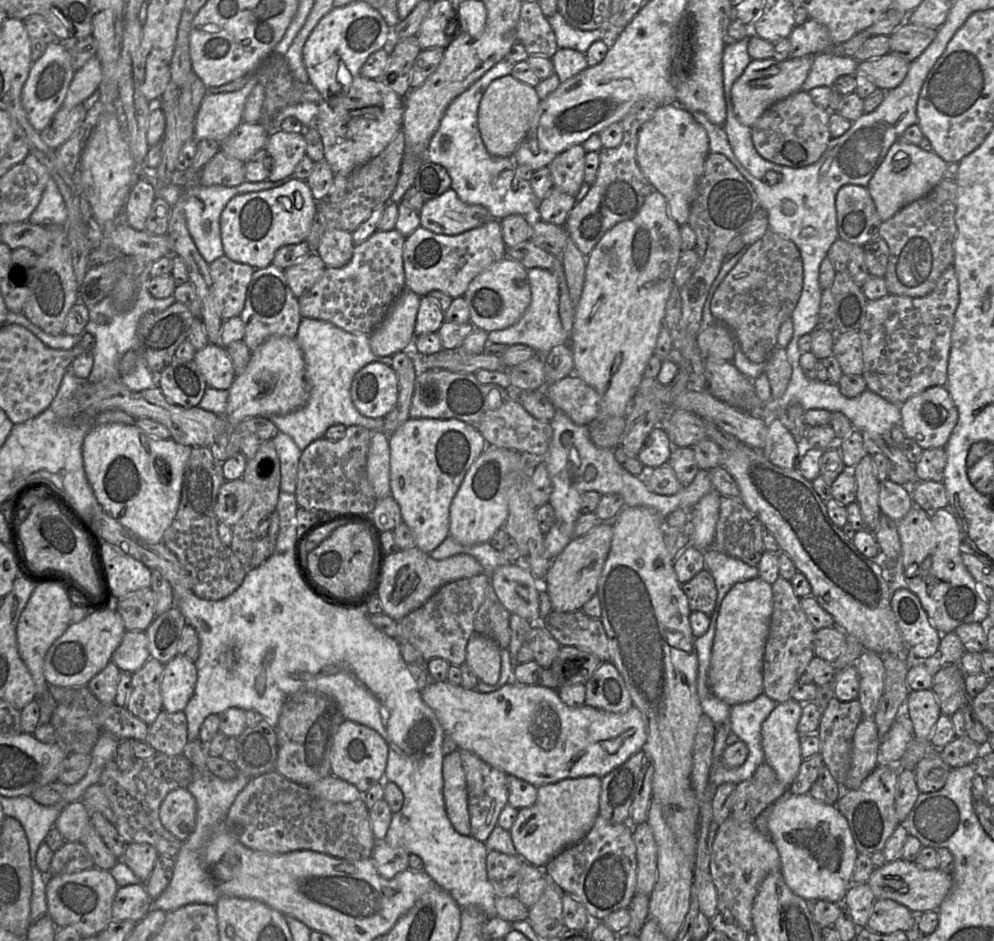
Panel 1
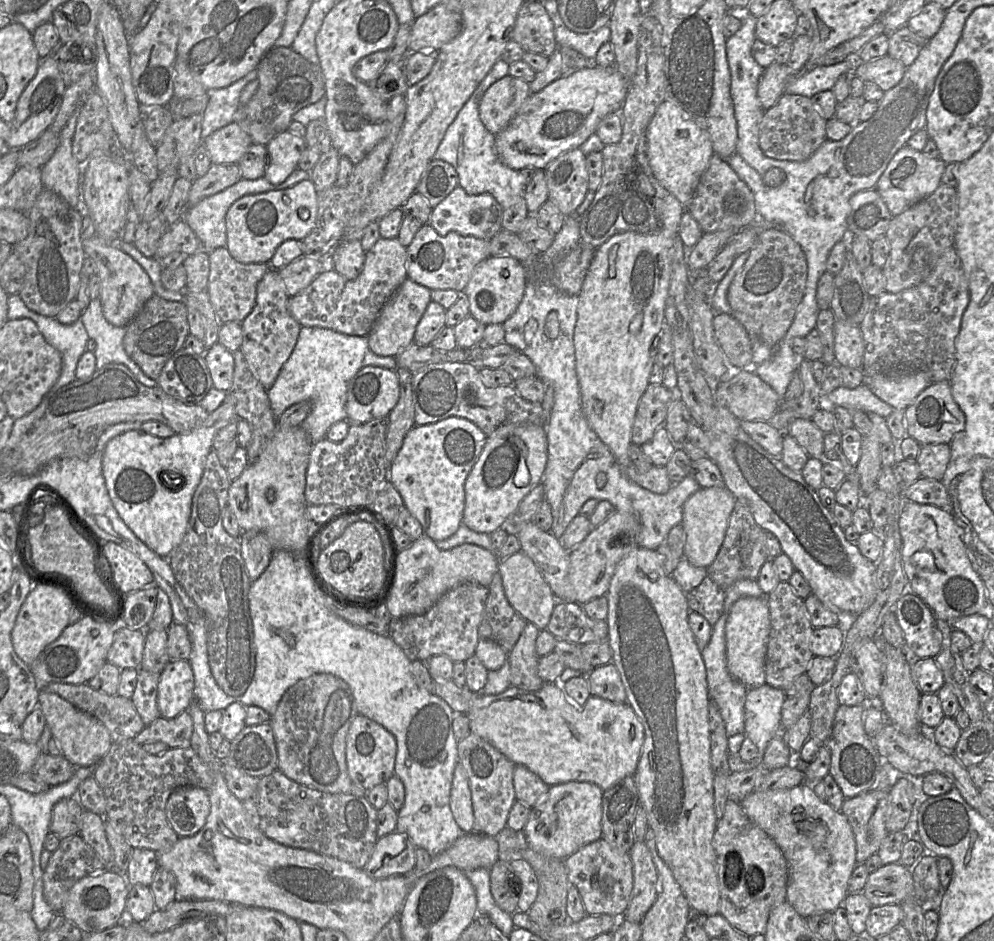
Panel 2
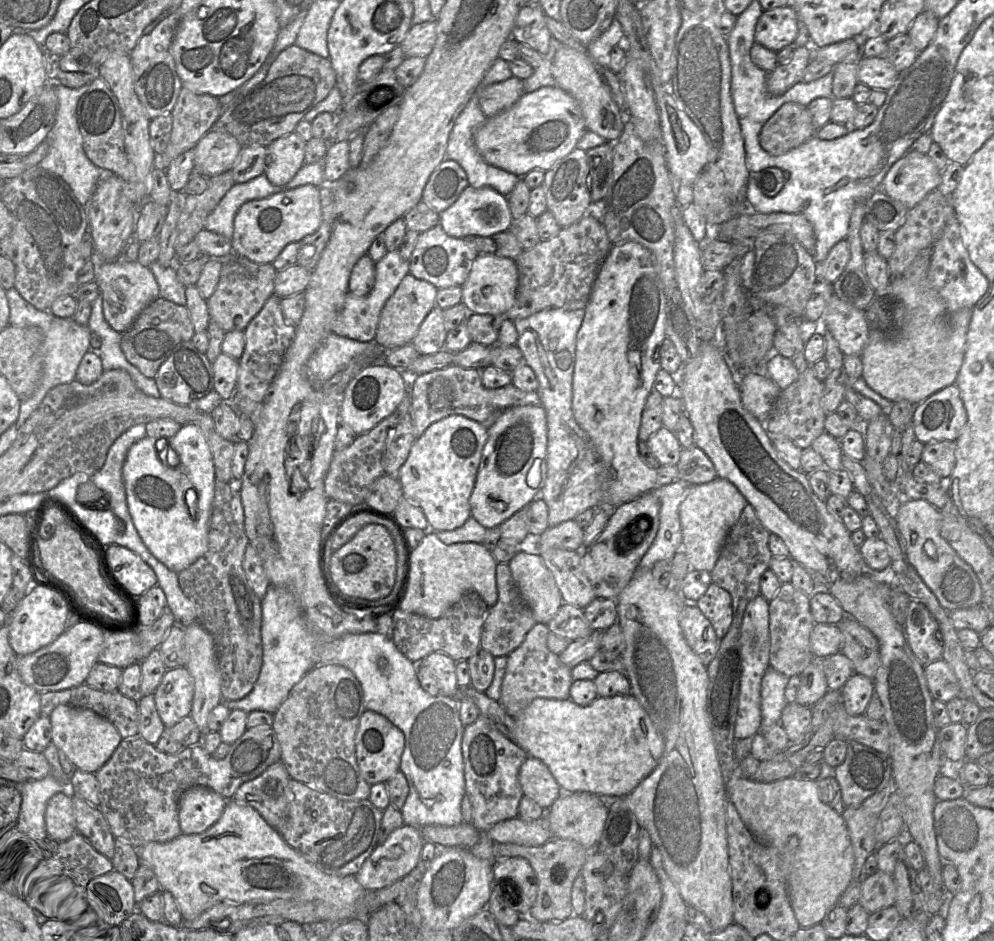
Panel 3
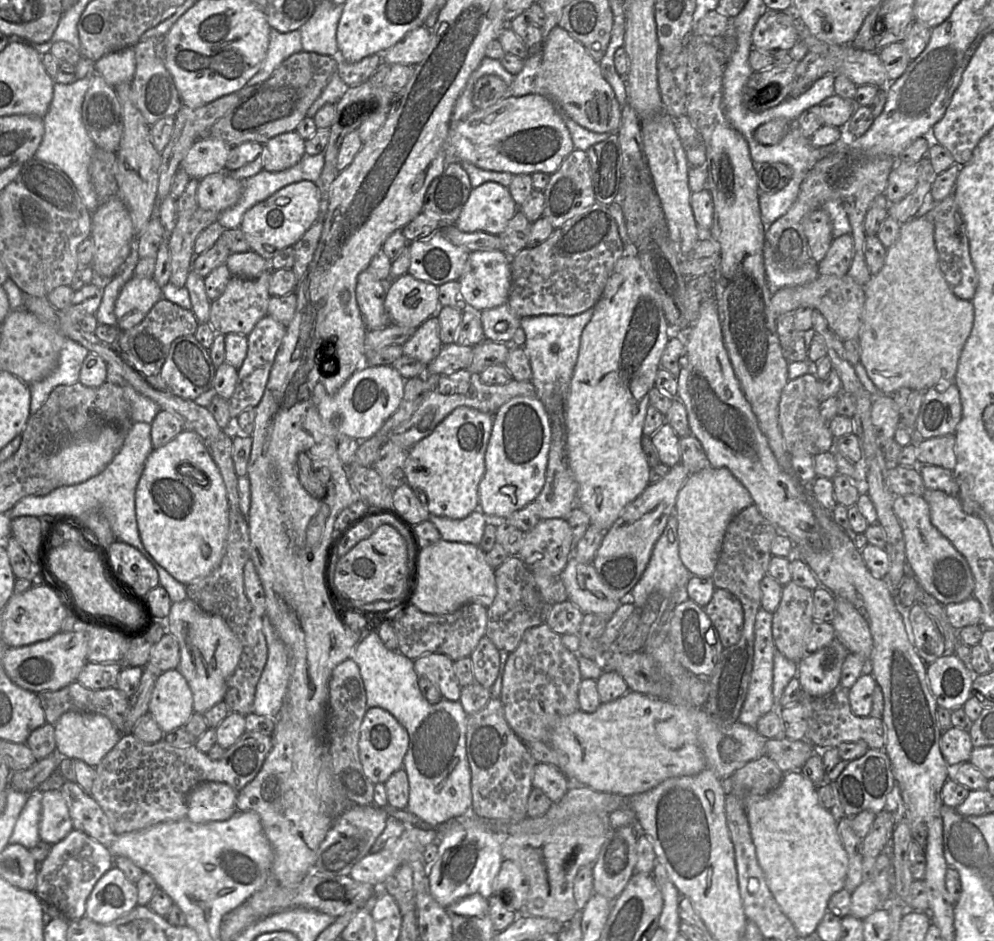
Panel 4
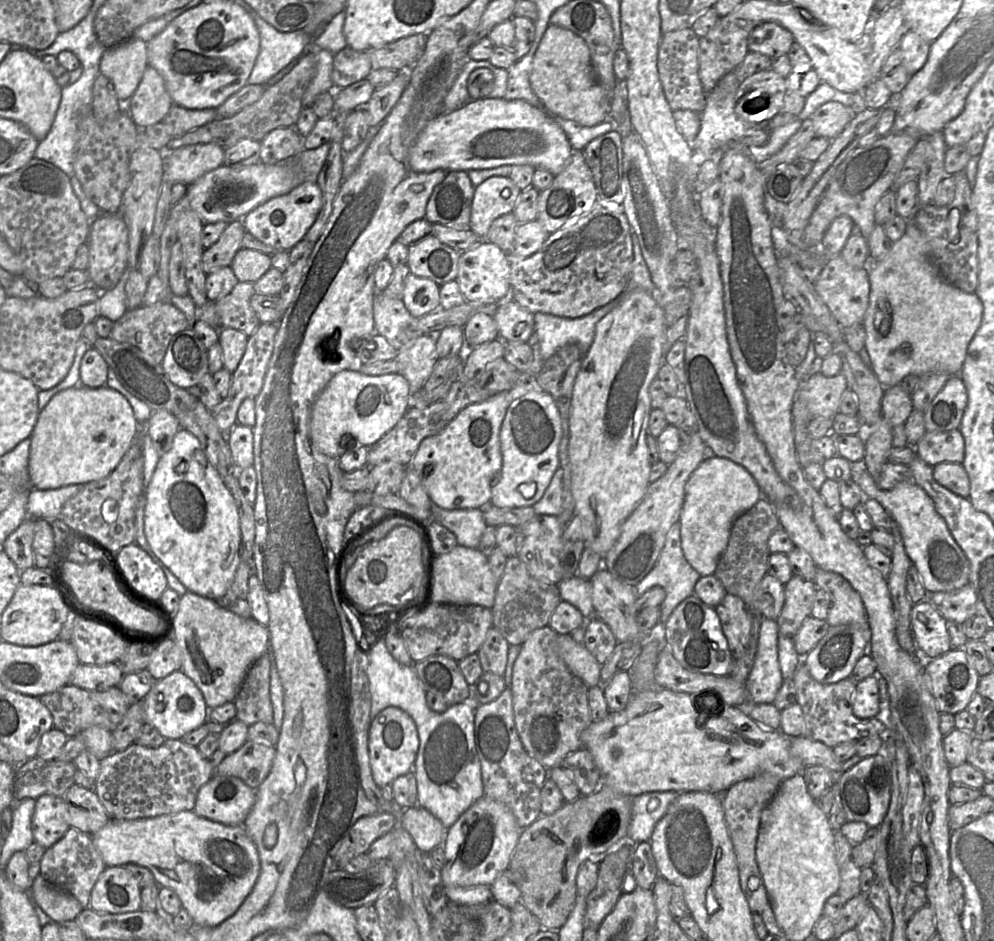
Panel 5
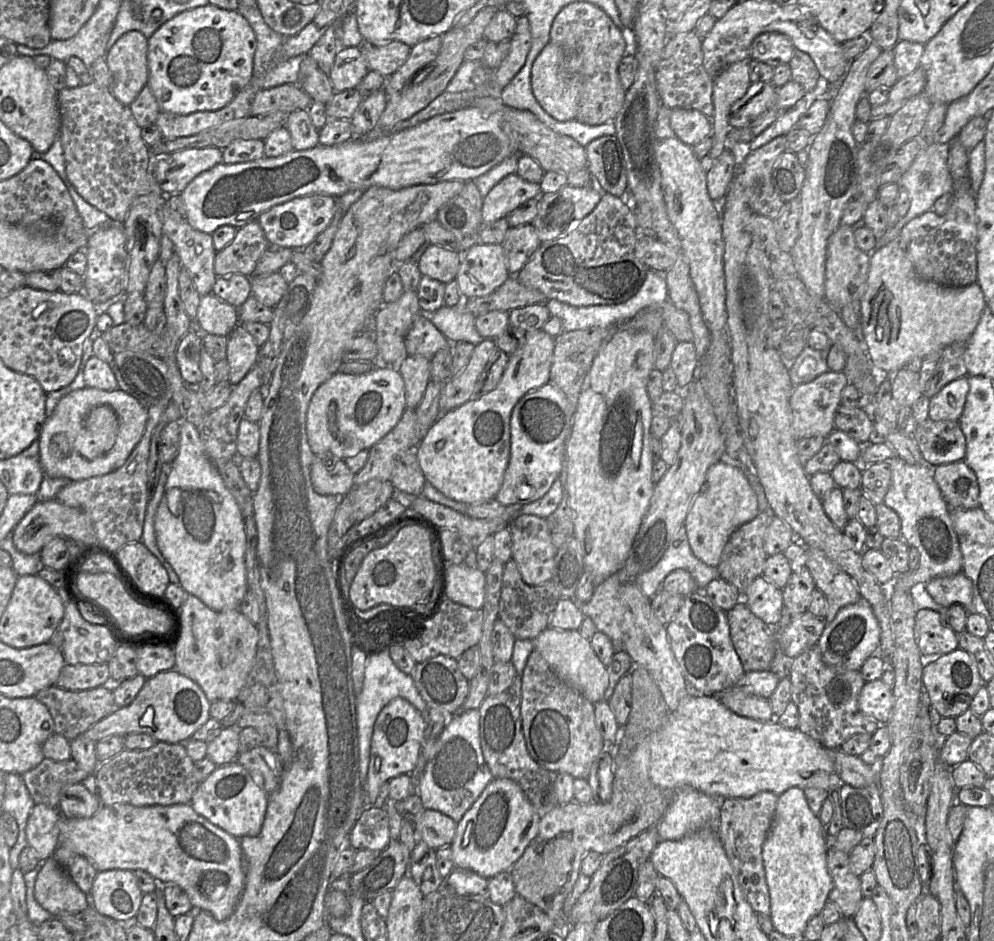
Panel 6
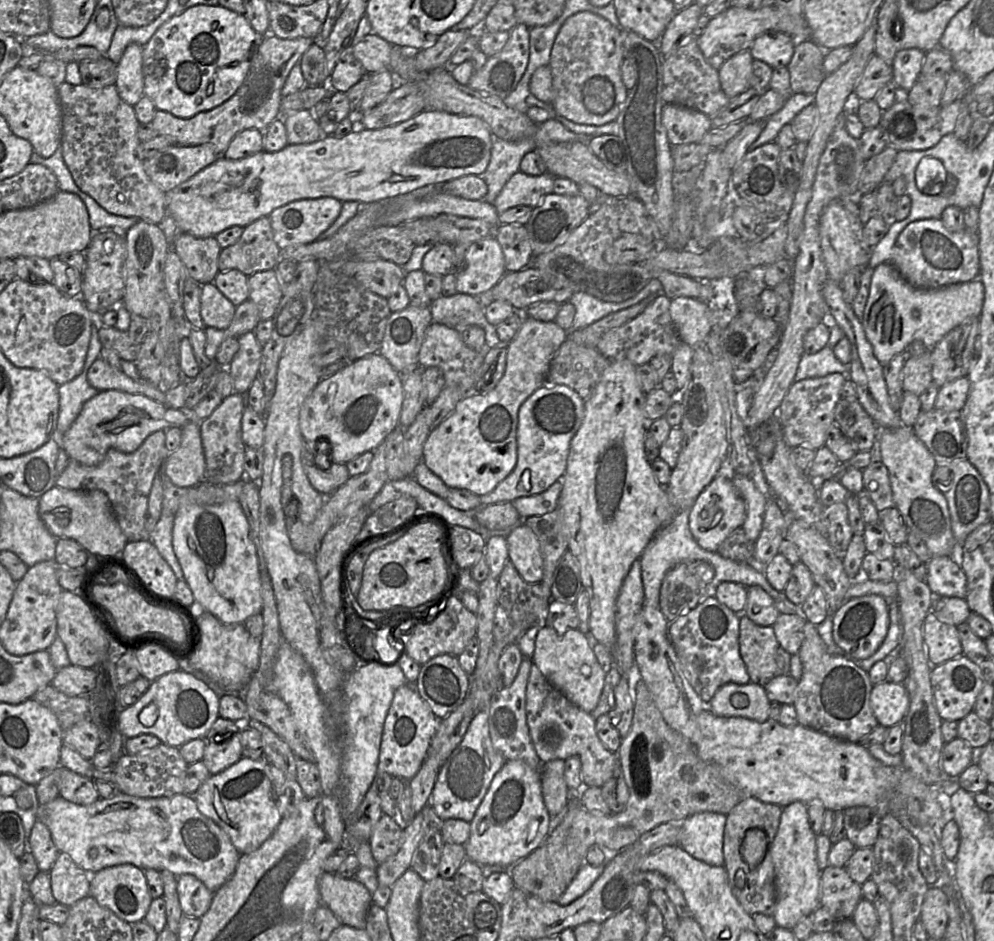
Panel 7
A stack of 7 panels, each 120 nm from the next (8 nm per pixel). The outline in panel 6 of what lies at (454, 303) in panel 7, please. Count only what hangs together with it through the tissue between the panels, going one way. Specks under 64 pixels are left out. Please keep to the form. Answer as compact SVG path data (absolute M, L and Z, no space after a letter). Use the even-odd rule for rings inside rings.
M463 302L455 306L443 305L437 311L427 314L437 329L451 342L481 343L484 338L475 326L476 316L465 308Z

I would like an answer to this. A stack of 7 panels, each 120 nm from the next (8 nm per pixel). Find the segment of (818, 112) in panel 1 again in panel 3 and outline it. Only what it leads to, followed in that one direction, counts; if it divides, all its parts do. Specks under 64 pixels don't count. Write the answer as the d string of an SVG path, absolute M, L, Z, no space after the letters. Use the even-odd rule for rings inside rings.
M787 102L763 125L759 142L767 153L780 156L809 140L817 130L806 106Z

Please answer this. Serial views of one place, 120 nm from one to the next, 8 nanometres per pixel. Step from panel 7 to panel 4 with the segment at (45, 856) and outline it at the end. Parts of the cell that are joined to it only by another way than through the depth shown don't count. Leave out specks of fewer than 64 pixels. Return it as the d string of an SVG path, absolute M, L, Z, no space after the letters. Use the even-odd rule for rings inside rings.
M61 789L43 792L39 837L50 845L66 837L72 828L72 820L66 799Z

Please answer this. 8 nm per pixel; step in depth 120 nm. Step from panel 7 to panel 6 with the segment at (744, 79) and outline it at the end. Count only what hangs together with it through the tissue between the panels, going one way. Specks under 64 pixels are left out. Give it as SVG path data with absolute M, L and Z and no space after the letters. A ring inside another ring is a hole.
M745 59L729 65L714 78L714 114L711 118L713 146L708 155L701 160L702 168L706 173L725 150L724 141L731 129L728 119L732 105L745 95L751 84L749 60Z

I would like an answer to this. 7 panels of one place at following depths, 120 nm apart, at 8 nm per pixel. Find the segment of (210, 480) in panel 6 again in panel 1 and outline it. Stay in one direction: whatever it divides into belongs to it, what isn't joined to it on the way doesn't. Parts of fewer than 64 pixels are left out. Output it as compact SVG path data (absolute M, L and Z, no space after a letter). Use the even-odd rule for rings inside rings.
M273 336L252 352L245 371L235 377L223 417L231 428L251 417L288 414L303 406L307 399L305 361L296 338ZM120 423L101 424L92 428L85 436L82 445L84 471L87 480L93 490L93 493L99 504L102 506L103 510L111 517L116 519L125 528L127 528L128 530L130 530L135 535L137 535L138 537L140 537L149 544L157 544L162 542L163 535L166 529L172 524L173 519L176 516L181 499L183 475L186 464L191 455L191 451L192 451L191 446L179 444L172 438L169 439L154 438L149 434L145 433L142 429L138 428L136 425L127 425Z

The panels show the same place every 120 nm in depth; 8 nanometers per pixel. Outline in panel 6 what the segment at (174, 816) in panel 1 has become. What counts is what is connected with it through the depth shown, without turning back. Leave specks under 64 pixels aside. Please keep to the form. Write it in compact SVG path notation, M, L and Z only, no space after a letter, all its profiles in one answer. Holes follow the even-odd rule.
M233 760L226 765L217 767L199 783L190 804L197 814L240 840L245 836L254 837L260 834L267 810L268 794L256 785L250 773L241 764Z

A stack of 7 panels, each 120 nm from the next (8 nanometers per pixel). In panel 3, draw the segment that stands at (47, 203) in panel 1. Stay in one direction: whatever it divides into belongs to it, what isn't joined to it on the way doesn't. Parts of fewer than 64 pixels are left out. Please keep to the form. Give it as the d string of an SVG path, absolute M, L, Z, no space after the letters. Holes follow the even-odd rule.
M58 81L50 82L55 85L58 107L55 122L47 137L50 149L39 165L45 170L60 175L69 184L79 202L85 206L90 201L97 185L105 176L105 172L94 165L87 157L83 148L83 138L77 120L78 101L88 90L89 85L69 88L58 83Z

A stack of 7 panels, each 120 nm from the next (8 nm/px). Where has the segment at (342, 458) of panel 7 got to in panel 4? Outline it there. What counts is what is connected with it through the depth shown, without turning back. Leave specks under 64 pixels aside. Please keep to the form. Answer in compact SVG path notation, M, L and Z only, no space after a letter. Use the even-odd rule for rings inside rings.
M361 366L334 396L338 416L338 441L340 436L357 441L365 441L374 436L400 406L405 381L391 366Z

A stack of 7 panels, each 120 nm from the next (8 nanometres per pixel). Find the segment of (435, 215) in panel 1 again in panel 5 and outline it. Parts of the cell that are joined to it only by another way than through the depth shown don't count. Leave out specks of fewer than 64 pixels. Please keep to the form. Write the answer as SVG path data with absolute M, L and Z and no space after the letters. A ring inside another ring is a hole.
M492 177L475 188L470 220L470 230L481 239L485 239L491 225L499 217L513 213L516 202L522 191L510 177Z

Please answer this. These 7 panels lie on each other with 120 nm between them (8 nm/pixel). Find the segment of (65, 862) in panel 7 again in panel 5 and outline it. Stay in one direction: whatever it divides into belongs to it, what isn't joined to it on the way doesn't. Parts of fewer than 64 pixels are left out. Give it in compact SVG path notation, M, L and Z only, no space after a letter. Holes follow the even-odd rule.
M40 874L33 881L32 893L37 905L55 923L74 920L84 910L75 896L52 885Z

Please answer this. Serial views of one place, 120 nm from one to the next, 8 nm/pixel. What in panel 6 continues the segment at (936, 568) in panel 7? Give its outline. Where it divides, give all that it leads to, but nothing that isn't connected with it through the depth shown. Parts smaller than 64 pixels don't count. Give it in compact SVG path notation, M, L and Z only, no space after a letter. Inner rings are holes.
M963 571L952 576L933 578L925 584L925 588L940 606L959 604L972 611L972 582Z

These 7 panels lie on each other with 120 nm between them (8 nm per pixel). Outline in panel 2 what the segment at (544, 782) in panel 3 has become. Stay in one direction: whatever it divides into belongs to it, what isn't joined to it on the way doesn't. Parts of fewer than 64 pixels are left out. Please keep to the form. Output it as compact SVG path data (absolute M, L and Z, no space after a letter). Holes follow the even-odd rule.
M516 765L514 769L513 786L516 800L531 808L543 799L549 789L539 776L522 765Z

